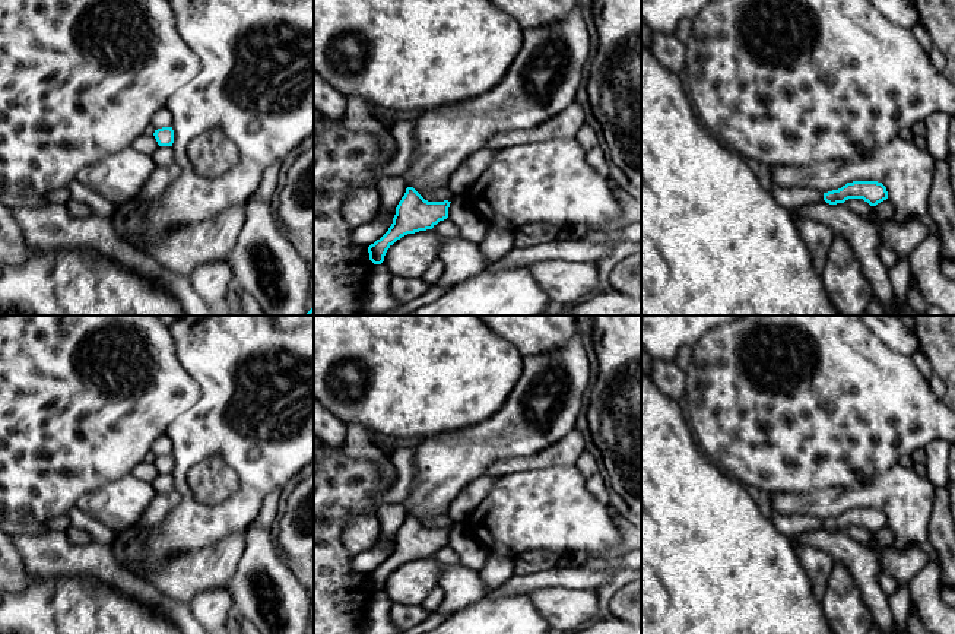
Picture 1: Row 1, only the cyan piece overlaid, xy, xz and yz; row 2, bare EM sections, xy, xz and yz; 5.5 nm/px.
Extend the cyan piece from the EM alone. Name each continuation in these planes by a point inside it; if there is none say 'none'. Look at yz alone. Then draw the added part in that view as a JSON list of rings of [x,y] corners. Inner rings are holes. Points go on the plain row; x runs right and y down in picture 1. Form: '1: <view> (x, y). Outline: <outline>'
none

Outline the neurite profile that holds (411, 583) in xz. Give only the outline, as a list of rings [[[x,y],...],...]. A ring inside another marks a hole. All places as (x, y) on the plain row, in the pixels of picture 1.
[[[434,557],[407,561],[390,573],[383,592],[393,605],[423,605],[431,590],[440,586],[444,568]]]

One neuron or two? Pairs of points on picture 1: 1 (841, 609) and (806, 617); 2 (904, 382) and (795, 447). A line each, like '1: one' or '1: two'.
1: two
2: one

